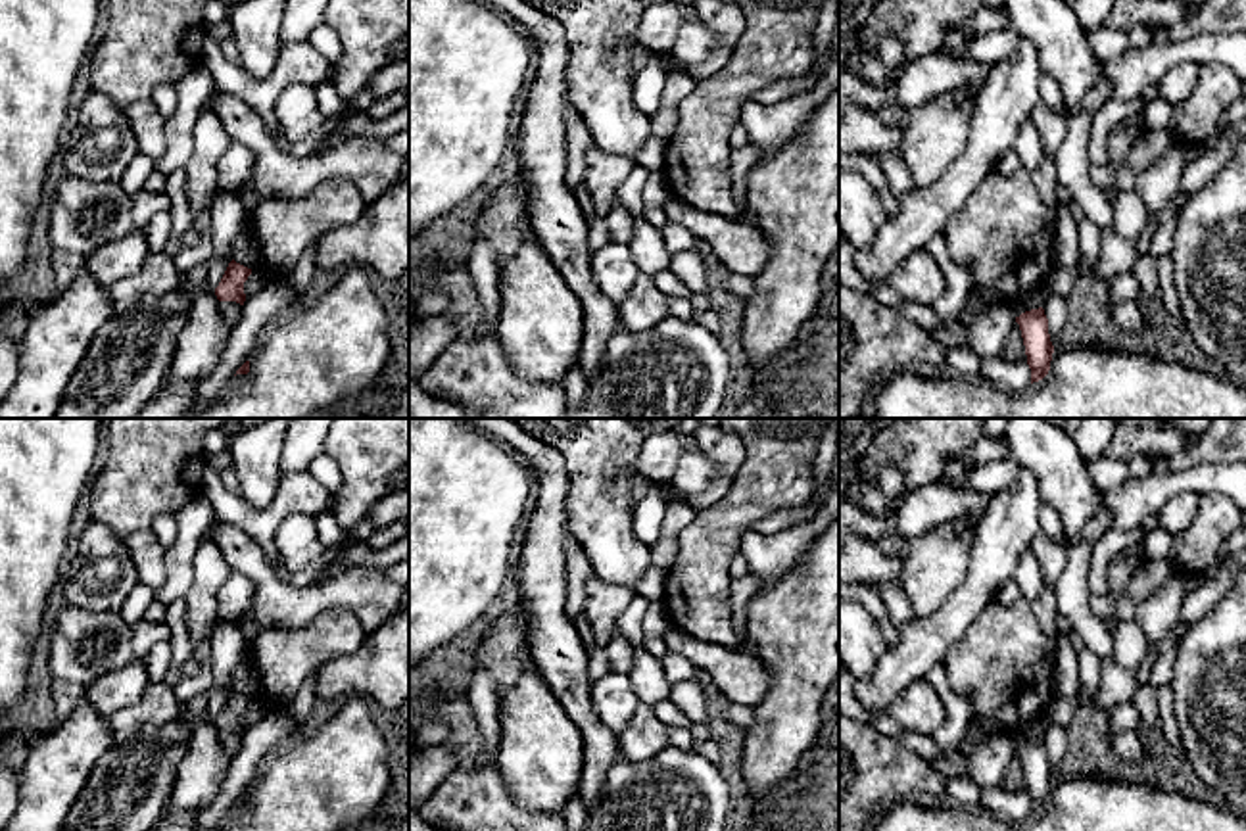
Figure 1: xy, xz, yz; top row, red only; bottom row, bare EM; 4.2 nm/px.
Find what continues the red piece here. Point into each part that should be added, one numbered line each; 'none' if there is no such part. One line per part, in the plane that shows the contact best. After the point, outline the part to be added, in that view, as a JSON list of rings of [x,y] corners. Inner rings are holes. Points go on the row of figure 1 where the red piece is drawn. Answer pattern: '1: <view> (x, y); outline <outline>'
none

